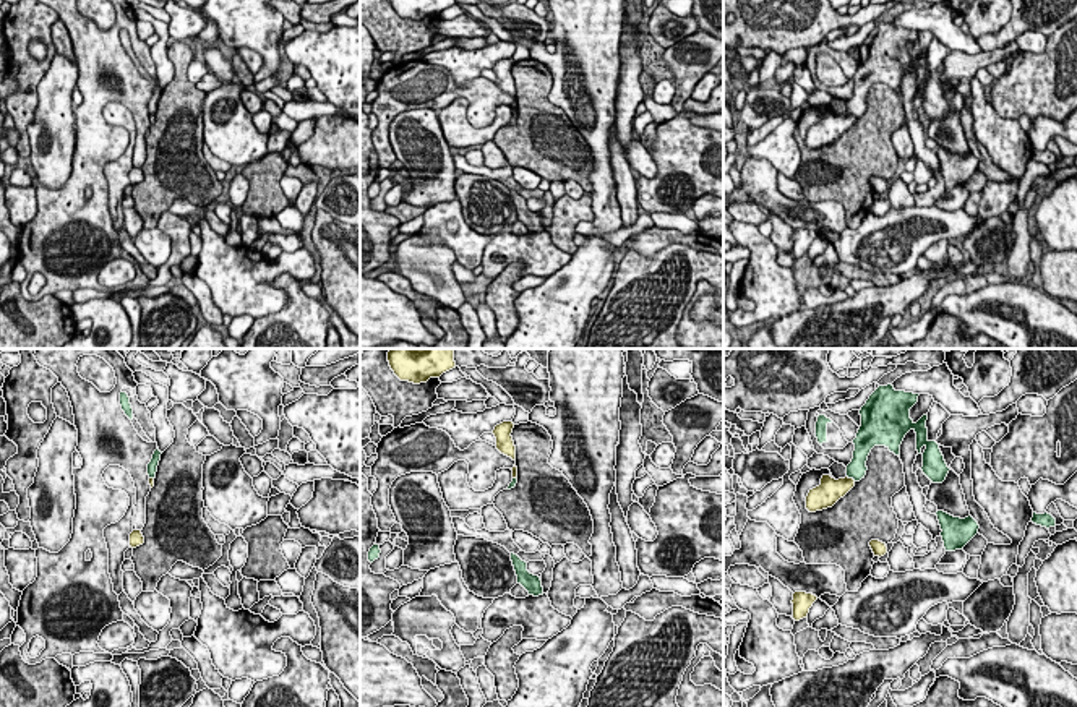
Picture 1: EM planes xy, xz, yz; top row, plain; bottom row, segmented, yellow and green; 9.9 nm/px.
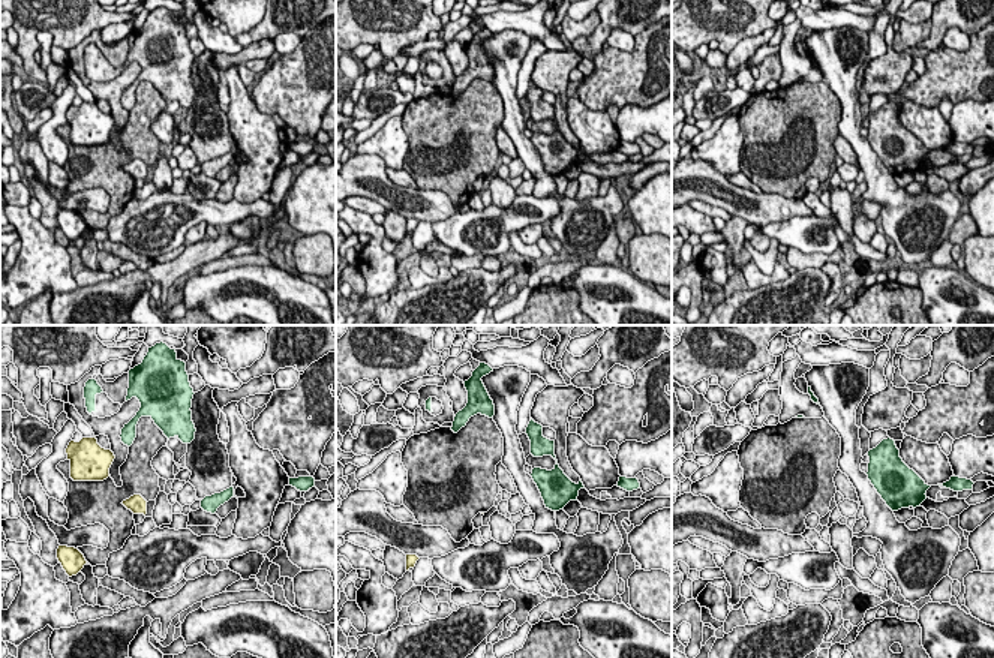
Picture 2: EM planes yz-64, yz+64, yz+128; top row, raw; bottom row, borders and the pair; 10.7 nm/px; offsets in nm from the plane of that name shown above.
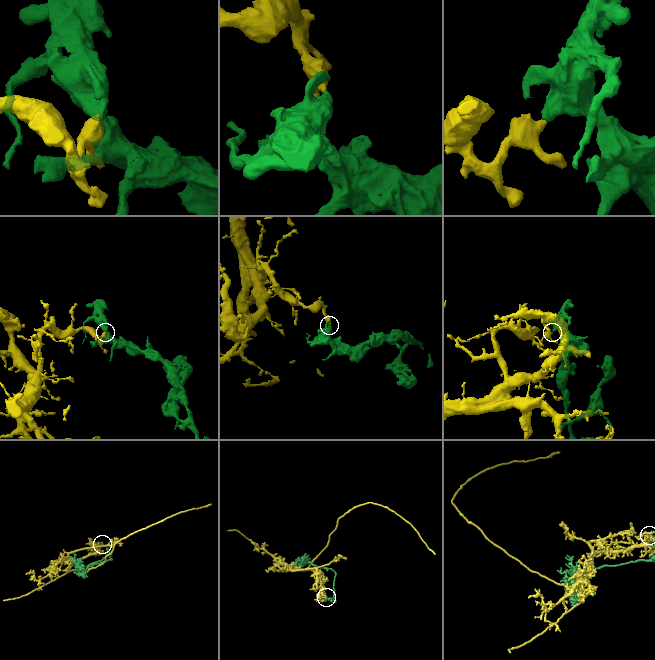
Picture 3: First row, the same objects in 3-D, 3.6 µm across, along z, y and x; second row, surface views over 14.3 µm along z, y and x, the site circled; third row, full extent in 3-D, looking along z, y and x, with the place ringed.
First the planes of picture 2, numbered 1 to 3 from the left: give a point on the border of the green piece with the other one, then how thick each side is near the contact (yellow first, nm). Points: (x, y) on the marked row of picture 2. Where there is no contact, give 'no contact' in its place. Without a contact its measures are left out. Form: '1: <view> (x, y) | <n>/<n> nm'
1: no contact
2: no contact
3: no contact

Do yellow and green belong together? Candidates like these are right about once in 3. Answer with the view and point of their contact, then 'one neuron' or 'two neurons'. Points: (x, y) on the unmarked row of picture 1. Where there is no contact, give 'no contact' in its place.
yz (852, 115) | two neurons

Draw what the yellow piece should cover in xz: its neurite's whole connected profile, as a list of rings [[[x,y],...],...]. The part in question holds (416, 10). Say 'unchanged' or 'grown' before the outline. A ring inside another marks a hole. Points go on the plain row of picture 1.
unchanged; [[[389,0],[389,3],[401,18],[420,21],[440,15],[456,5],[456,0]]]

